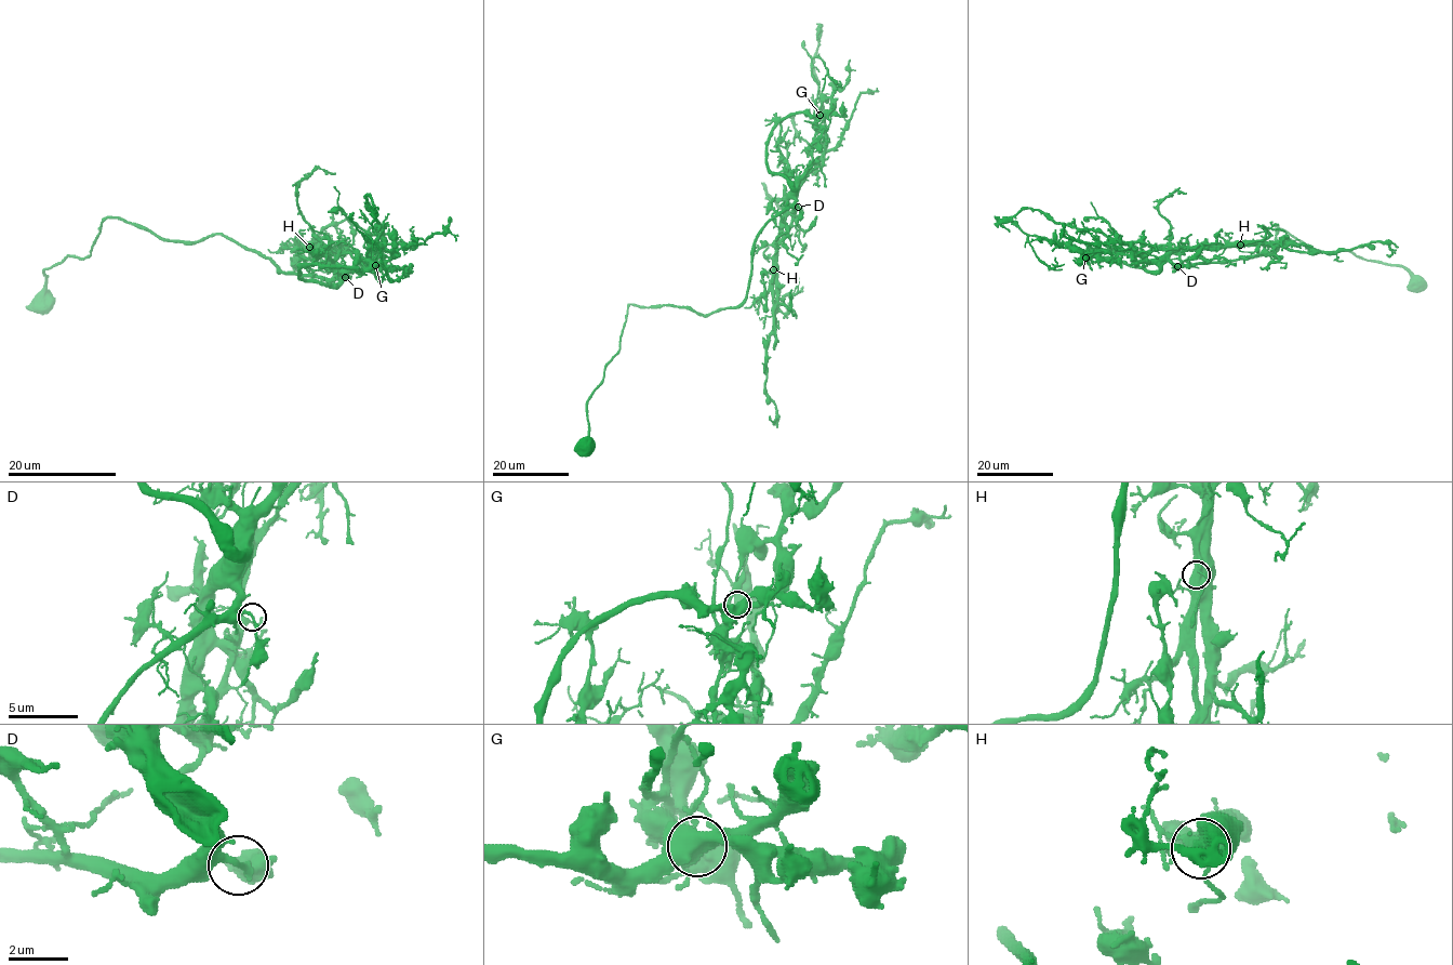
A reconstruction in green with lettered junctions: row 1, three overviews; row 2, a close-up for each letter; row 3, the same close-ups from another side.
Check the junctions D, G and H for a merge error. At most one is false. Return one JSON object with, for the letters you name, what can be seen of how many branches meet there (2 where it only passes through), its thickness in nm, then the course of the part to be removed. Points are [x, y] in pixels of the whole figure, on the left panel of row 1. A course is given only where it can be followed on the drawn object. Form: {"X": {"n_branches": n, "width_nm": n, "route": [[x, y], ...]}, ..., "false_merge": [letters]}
{"H": {"n_branches": 2, "width_nm": 750, "route": [[309, 248], [347, 251], [362, 262], [373, 245], [363, 234], [392, 280], [407, 265]]}, "false_merge": ["H"]}

